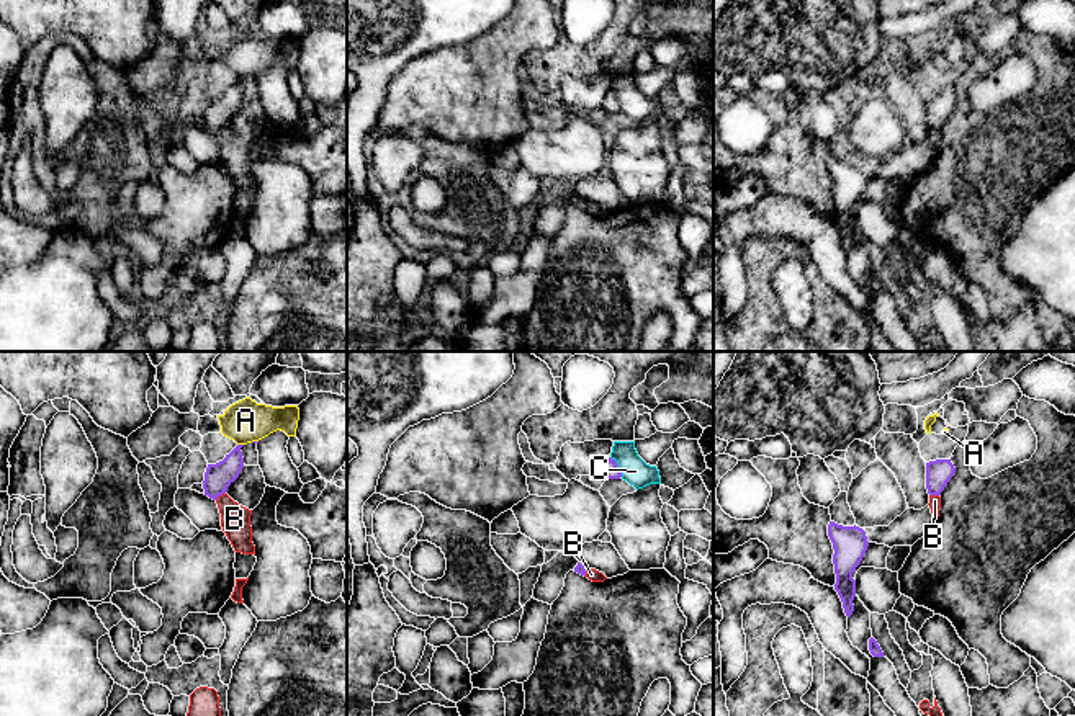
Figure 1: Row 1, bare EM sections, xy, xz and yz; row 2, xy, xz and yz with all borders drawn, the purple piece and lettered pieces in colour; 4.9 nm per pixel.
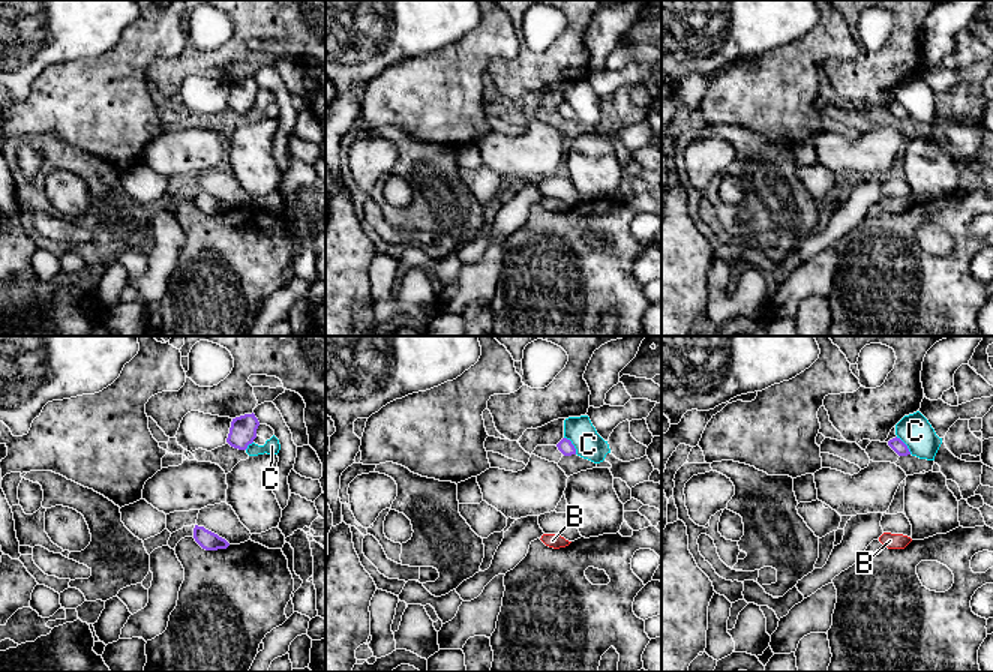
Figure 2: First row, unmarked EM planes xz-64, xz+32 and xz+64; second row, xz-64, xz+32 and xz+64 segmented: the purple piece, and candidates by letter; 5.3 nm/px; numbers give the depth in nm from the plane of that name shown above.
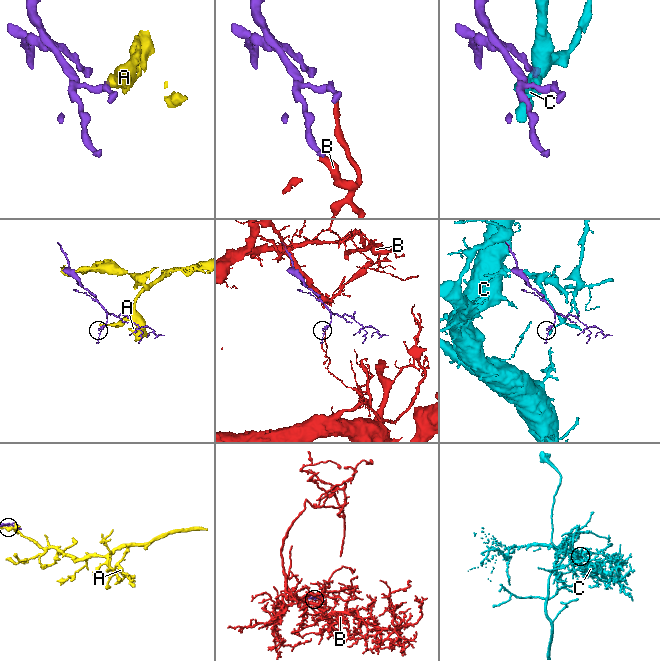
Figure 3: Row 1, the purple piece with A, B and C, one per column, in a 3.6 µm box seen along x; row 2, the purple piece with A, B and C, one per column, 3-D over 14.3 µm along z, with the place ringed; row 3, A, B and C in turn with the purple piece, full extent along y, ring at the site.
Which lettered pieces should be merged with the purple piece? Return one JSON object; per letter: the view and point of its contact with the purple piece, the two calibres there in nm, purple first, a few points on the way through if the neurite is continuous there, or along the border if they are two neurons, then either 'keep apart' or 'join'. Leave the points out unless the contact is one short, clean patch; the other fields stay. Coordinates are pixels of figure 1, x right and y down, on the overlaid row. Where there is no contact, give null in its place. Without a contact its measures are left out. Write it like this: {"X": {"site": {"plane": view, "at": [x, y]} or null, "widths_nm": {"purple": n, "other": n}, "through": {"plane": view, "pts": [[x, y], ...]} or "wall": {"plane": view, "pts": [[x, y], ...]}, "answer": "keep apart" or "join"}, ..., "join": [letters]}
{"A": {"site": {"plane": "xy", "at": [241, 445]}, "widths_nm": {"purple": 140, "other": 200}, "wall": {"plane": "xy", "pts": [[238, 443], [242, 445]]}, "answer": "keep apart"}, "B": {"site": {"plane": "xy", "at": [220, 494]}, "widths_nm": {"purple": 140, "other": 140}, "answer": "keep apart"}, "C": {"site": {"plane": "xz", "at": [617, 466]}, "widths_nm": {"purple": 80, "other": 140}, "answer": "keep apart"}, "join": []}

